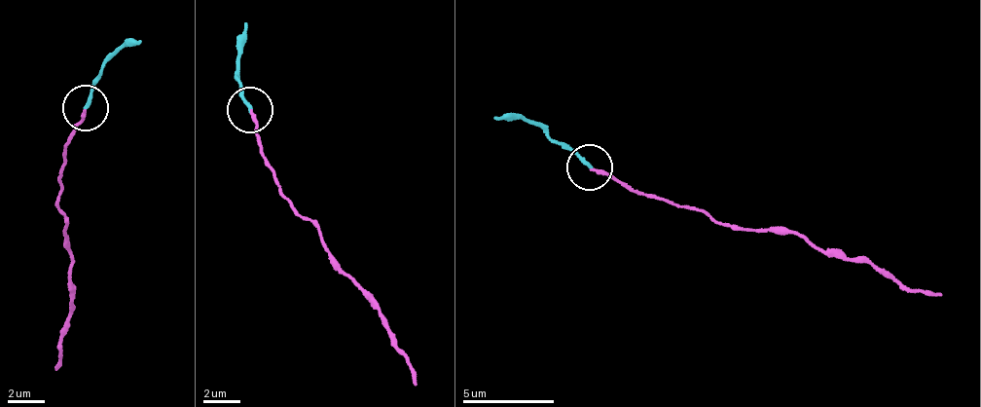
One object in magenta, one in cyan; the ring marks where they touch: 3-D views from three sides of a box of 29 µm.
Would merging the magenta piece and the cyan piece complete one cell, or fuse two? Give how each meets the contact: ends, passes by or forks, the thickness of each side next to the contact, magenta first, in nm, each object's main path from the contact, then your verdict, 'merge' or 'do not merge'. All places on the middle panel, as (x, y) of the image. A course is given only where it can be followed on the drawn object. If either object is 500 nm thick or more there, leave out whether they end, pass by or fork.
magenta ends there; cyan ends there; 170 nm thick on the magenta side, 200 nm on the other; magenta runs (251, 110), (264, 166), (275, 173), (281, 197), (318, 229), (335, 270), (371, 302), (417, 383); cyan runs (251, 110), (240, 71), (240, 34), (248, 22); merge

